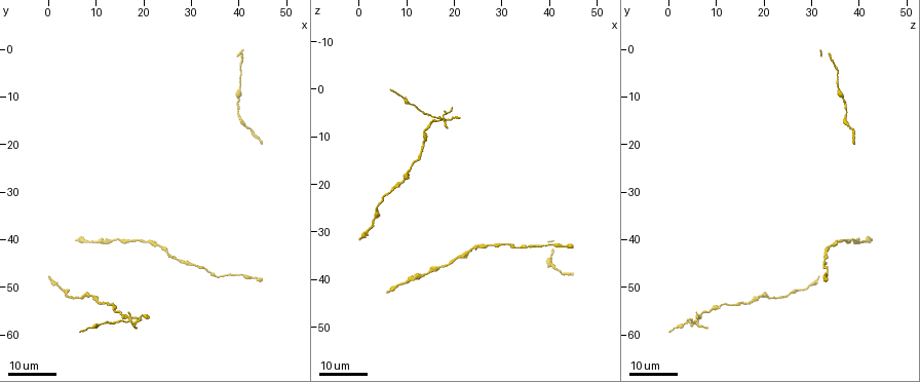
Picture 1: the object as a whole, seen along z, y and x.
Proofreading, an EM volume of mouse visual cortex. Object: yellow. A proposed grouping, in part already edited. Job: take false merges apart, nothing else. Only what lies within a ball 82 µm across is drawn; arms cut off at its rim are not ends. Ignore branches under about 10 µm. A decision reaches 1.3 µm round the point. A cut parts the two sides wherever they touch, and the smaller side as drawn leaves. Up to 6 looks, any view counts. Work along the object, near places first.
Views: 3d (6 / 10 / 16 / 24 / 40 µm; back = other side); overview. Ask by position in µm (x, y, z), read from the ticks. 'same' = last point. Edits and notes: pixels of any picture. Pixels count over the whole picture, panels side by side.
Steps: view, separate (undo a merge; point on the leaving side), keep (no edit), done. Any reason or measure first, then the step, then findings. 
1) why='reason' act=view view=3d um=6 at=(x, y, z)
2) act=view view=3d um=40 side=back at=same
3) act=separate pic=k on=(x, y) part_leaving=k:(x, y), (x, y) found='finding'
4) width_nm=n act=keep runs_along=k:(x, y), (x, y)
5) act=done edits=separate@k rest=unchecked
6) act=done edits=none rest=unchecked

why='thick turns thin' act=view view=3d um=16 at=(17.0, 56.0, 6.5)

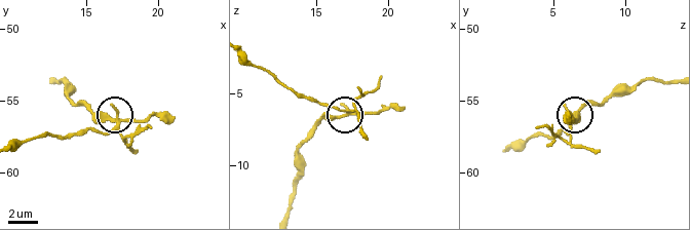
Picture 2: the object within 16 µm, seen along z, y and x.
act=view view=3d um=6 at=(16.8, 56.2, 6.6)

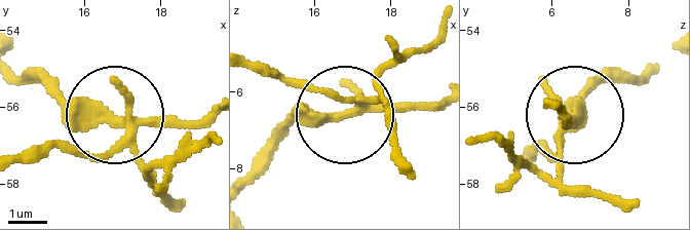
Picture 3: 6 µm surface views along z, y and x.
act=keep runs_along=3:(645, 70), (606, 83), (577, 109), (557, 158), (557, 194) found='all the same neuron'

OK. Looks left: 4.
why='sudden change in width' act=view view=3d um=16 at=(13.5, 54.0, 11.0)

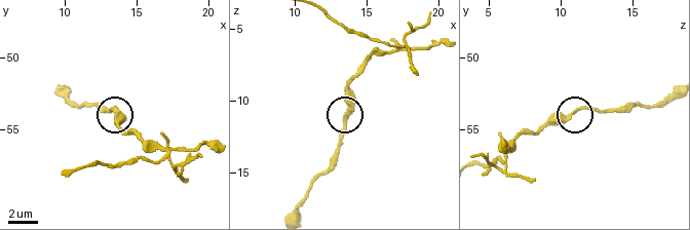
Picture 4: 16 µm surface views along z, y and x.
act=view view=3d um=6 at=(13.8, 53.8, 11.2)

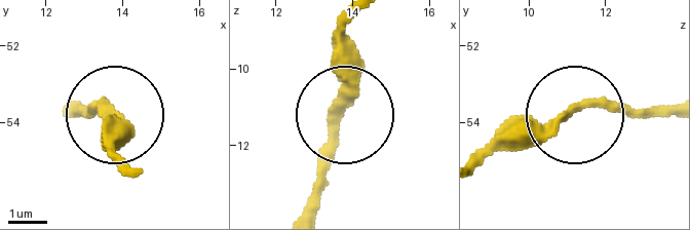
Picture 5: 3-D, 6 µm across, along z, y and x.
why='from behind' act=view view=3d um=6 side=back at=(13.70, 53.80, 11.05)

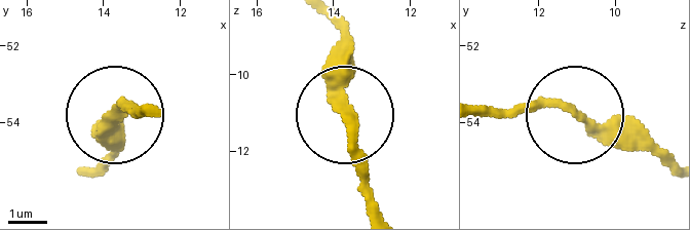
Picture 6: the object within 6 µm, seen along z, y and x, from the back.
act=keep runs_along=6:(379, 211), (340, 103), (340, 18) found='all the same neuron'

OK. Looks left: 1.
act=done edits=none rest=unchecked

